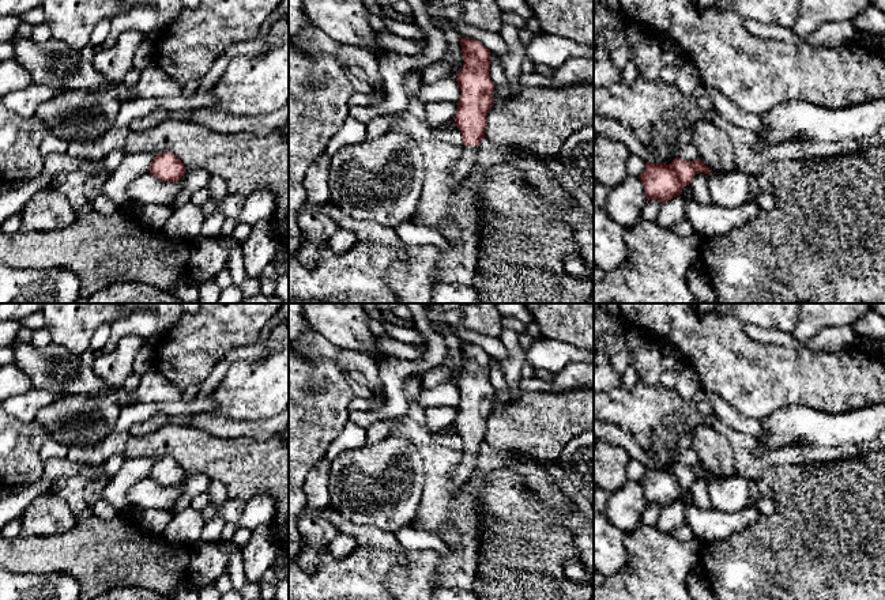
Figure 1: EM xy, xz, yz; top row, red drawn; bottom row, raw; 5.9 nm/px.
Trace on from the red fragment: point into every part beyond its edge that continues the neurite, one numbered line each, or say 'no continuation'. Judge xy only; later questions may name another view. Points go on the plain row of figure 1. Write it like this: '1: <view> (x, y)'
no continuation

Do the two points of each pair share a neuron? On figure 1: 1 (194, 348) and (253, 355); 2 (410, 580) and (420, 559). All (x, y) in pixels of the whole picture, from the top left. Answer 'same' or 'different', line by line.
1: different
2: same

